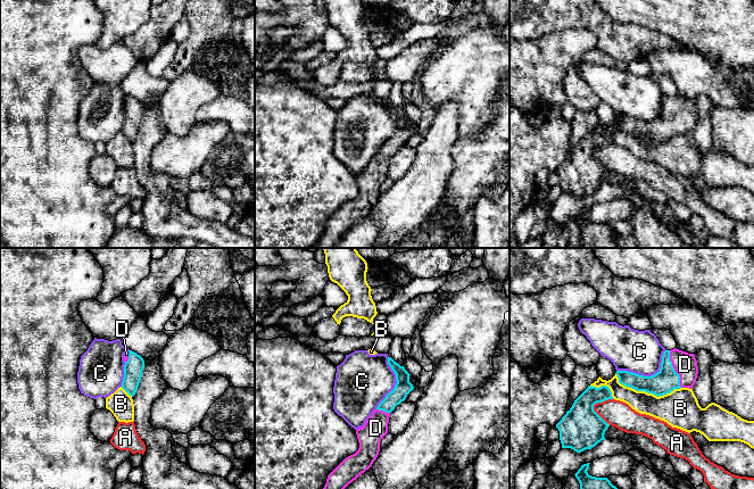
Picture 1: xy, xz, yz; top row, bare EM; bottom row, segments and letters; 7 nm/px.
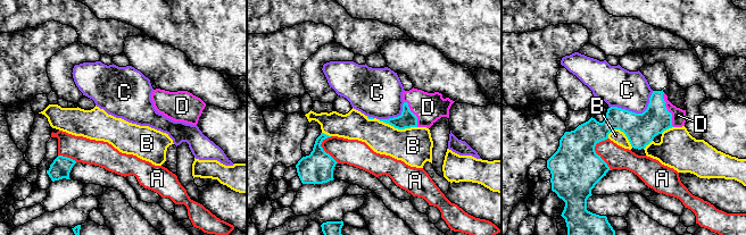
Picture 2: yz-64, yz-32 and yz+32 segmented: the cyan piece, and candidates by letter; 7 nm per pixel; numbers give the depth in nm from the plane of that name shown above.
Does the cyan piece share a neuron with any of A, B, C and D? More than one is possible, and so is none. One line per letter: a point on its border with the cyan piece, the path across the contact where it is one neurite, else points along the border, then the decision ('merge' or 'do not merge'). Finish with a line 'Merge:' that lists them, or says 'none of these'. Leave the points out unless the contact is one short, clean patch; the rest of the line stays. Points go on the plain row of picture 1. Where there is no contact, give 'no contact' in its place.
A: meets cyan in yz at (593, 151); border along yz (612, 143), (597, 147), (594, 150), (594, 155), (610, 170); do not merge
B: meets cyan in yz at (646, 137); do not merge
C: meets cyan in yz at (647, 122); do not merge
D: meets cyan in yz at (673, 114); runs through yz (666, 125), (673, 114), (680, 114), (685, 109); merge
Merge: D

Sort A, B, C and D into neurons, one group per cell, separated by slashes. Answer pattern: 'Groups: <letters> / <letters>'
Groups: A / B / C / D

